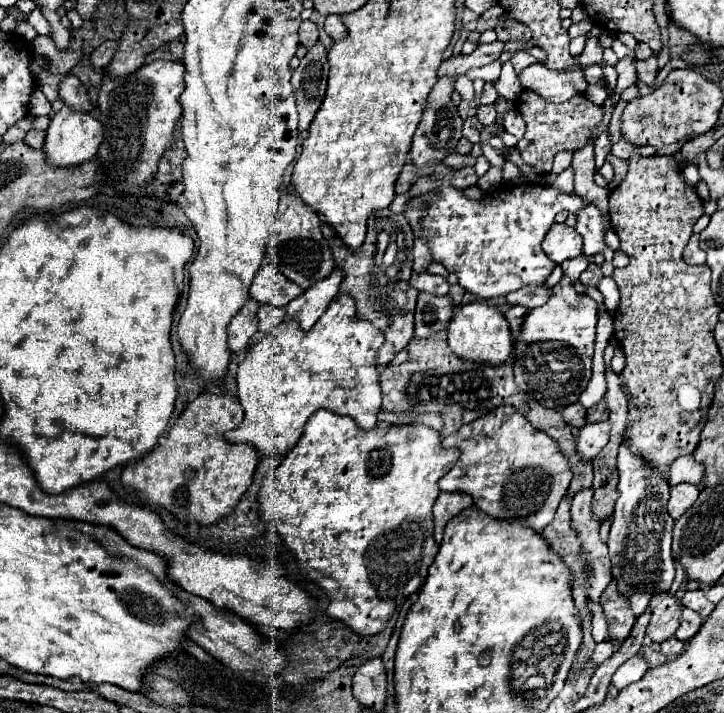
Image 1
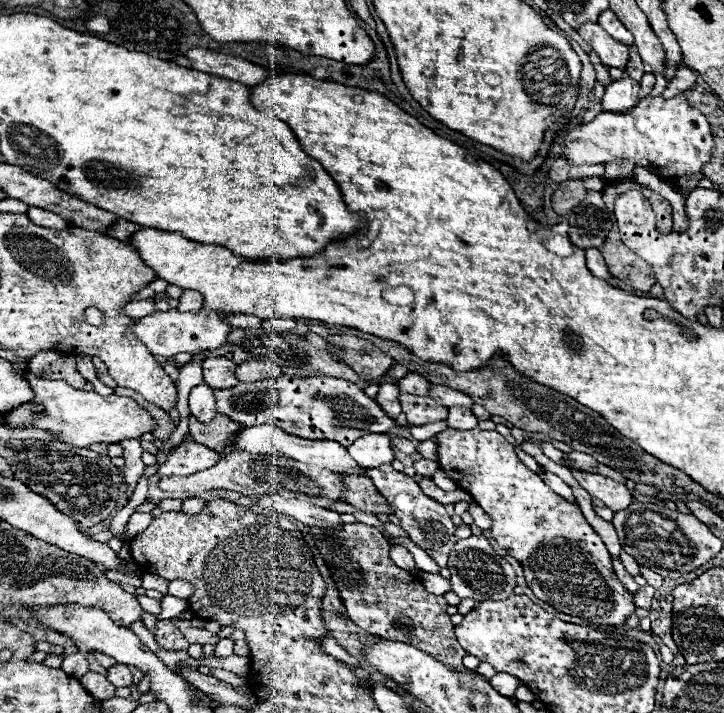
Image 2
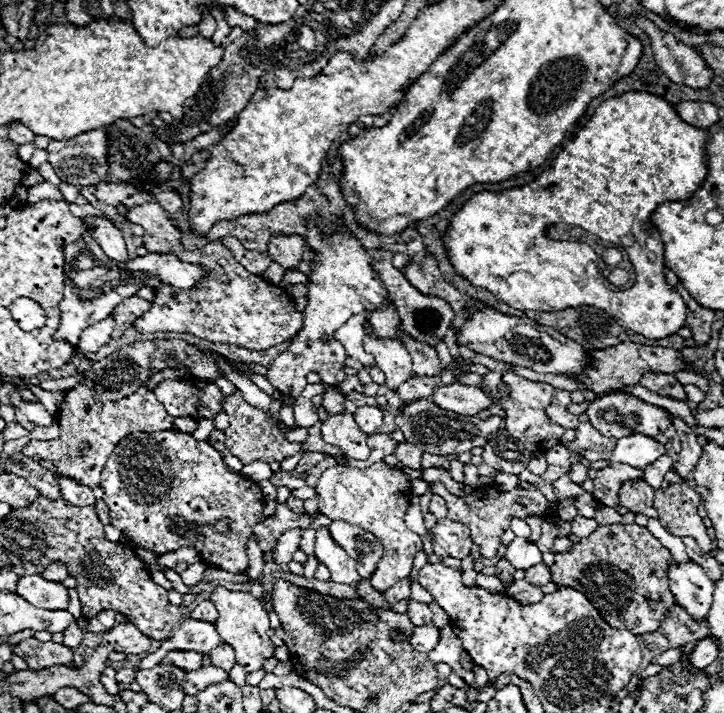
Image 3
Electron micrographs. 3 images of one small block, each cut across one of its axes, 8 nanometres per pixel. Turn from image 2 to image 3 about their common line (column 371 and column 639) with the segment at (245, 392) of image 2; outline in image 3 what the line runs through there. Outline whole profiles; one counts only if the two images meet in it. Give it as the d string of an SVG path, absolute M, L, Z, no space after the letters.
M614 392L614 394L606 394L602 398L596 398L588 408L586 408L586 416L590 418L590 424L608 438L624 438L624 436L632 436L634 432L640 432L642 436L652 436L656 438L658 434L664 434L666 428L672 424L672 416L654 404L648 404L632 394L624 394L624 392Z

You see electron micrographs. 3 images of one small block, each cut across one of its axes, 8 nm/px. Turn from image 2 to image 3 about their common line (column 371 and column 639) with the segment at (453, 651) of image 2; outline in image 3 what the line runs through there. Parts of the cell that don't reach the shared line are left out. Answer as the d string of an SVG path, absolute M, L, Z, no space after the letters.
M608 524L598 526L590 536L572 544L570 552L554 554L550 568L556 586L580 588L592 606L614 628L628 628L636 634L654 632L660 626L666 610L676 602L668 588L666 566L670 552L638 524Z

